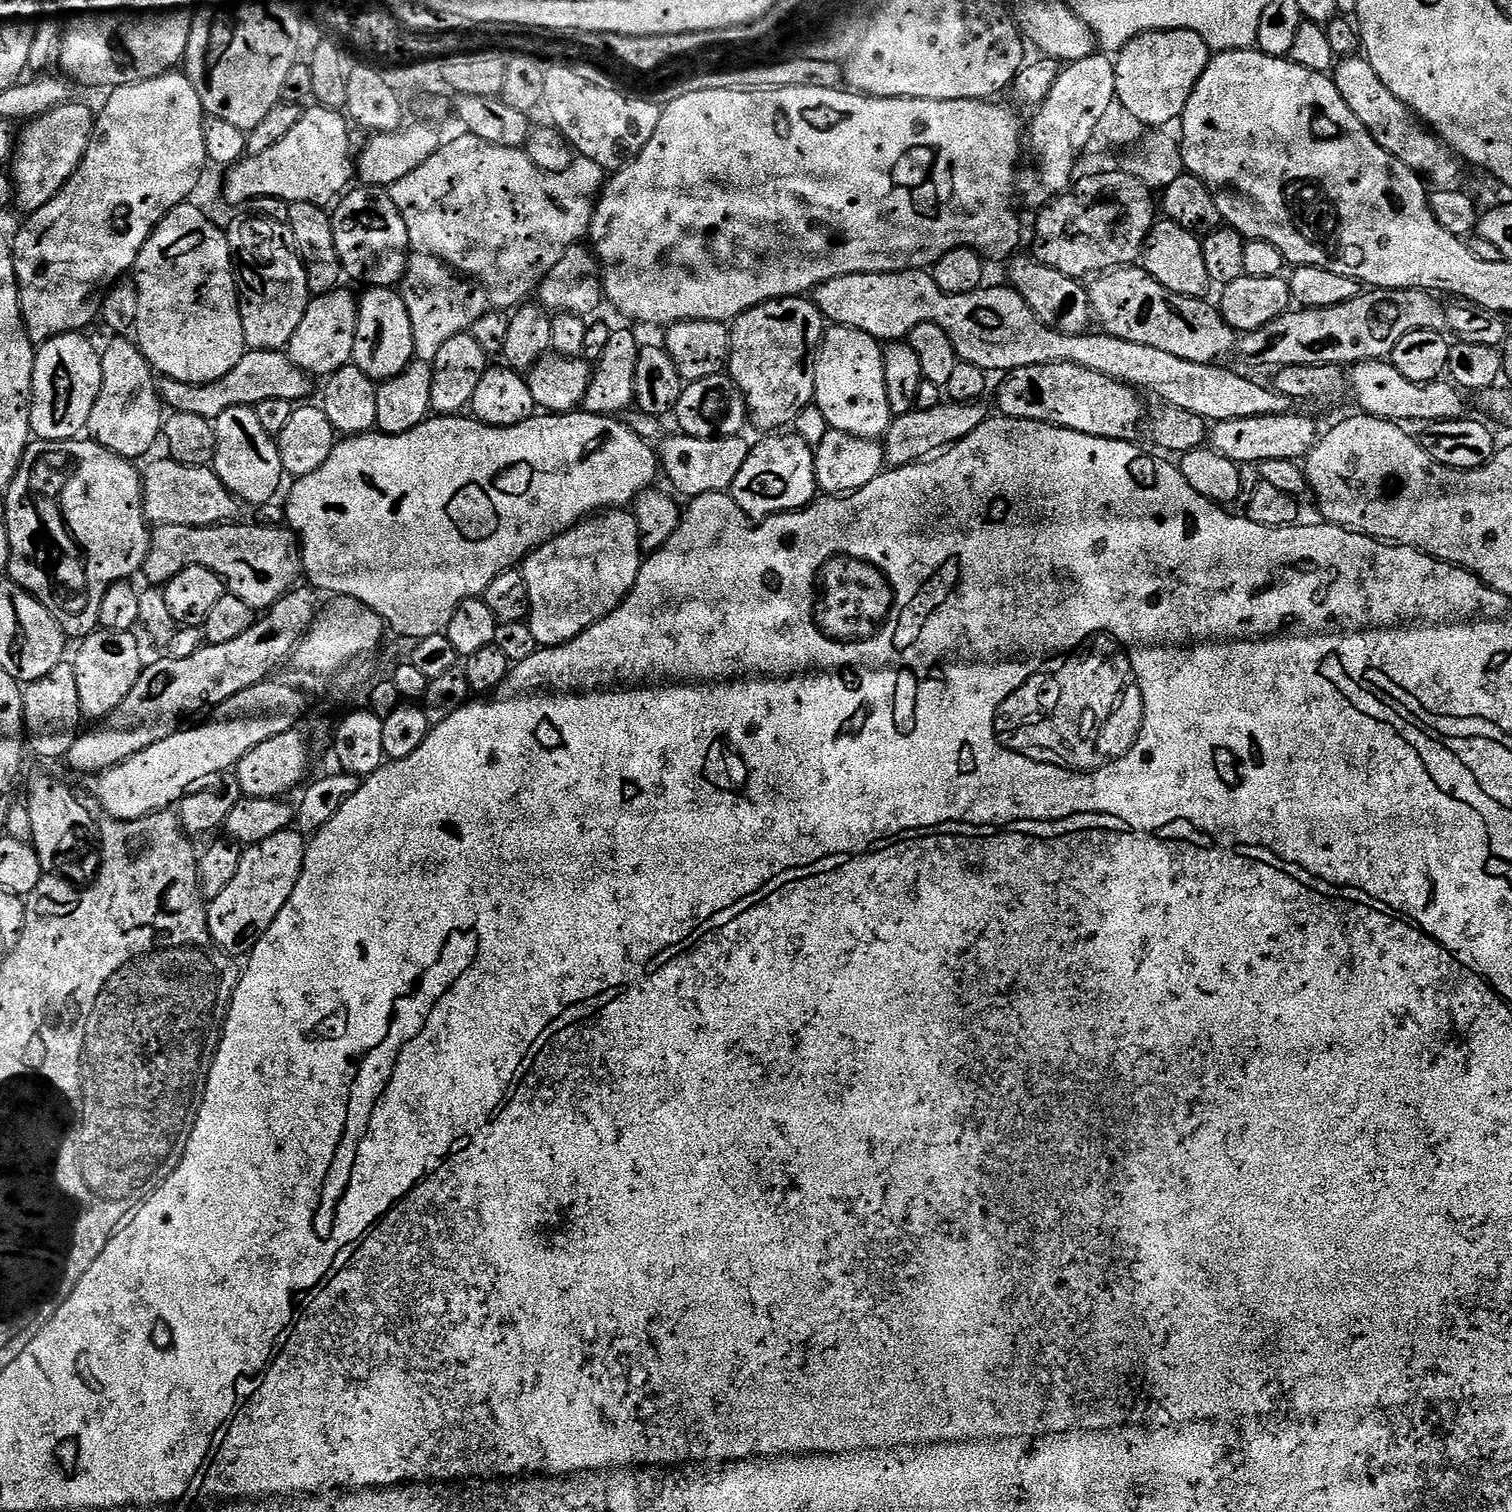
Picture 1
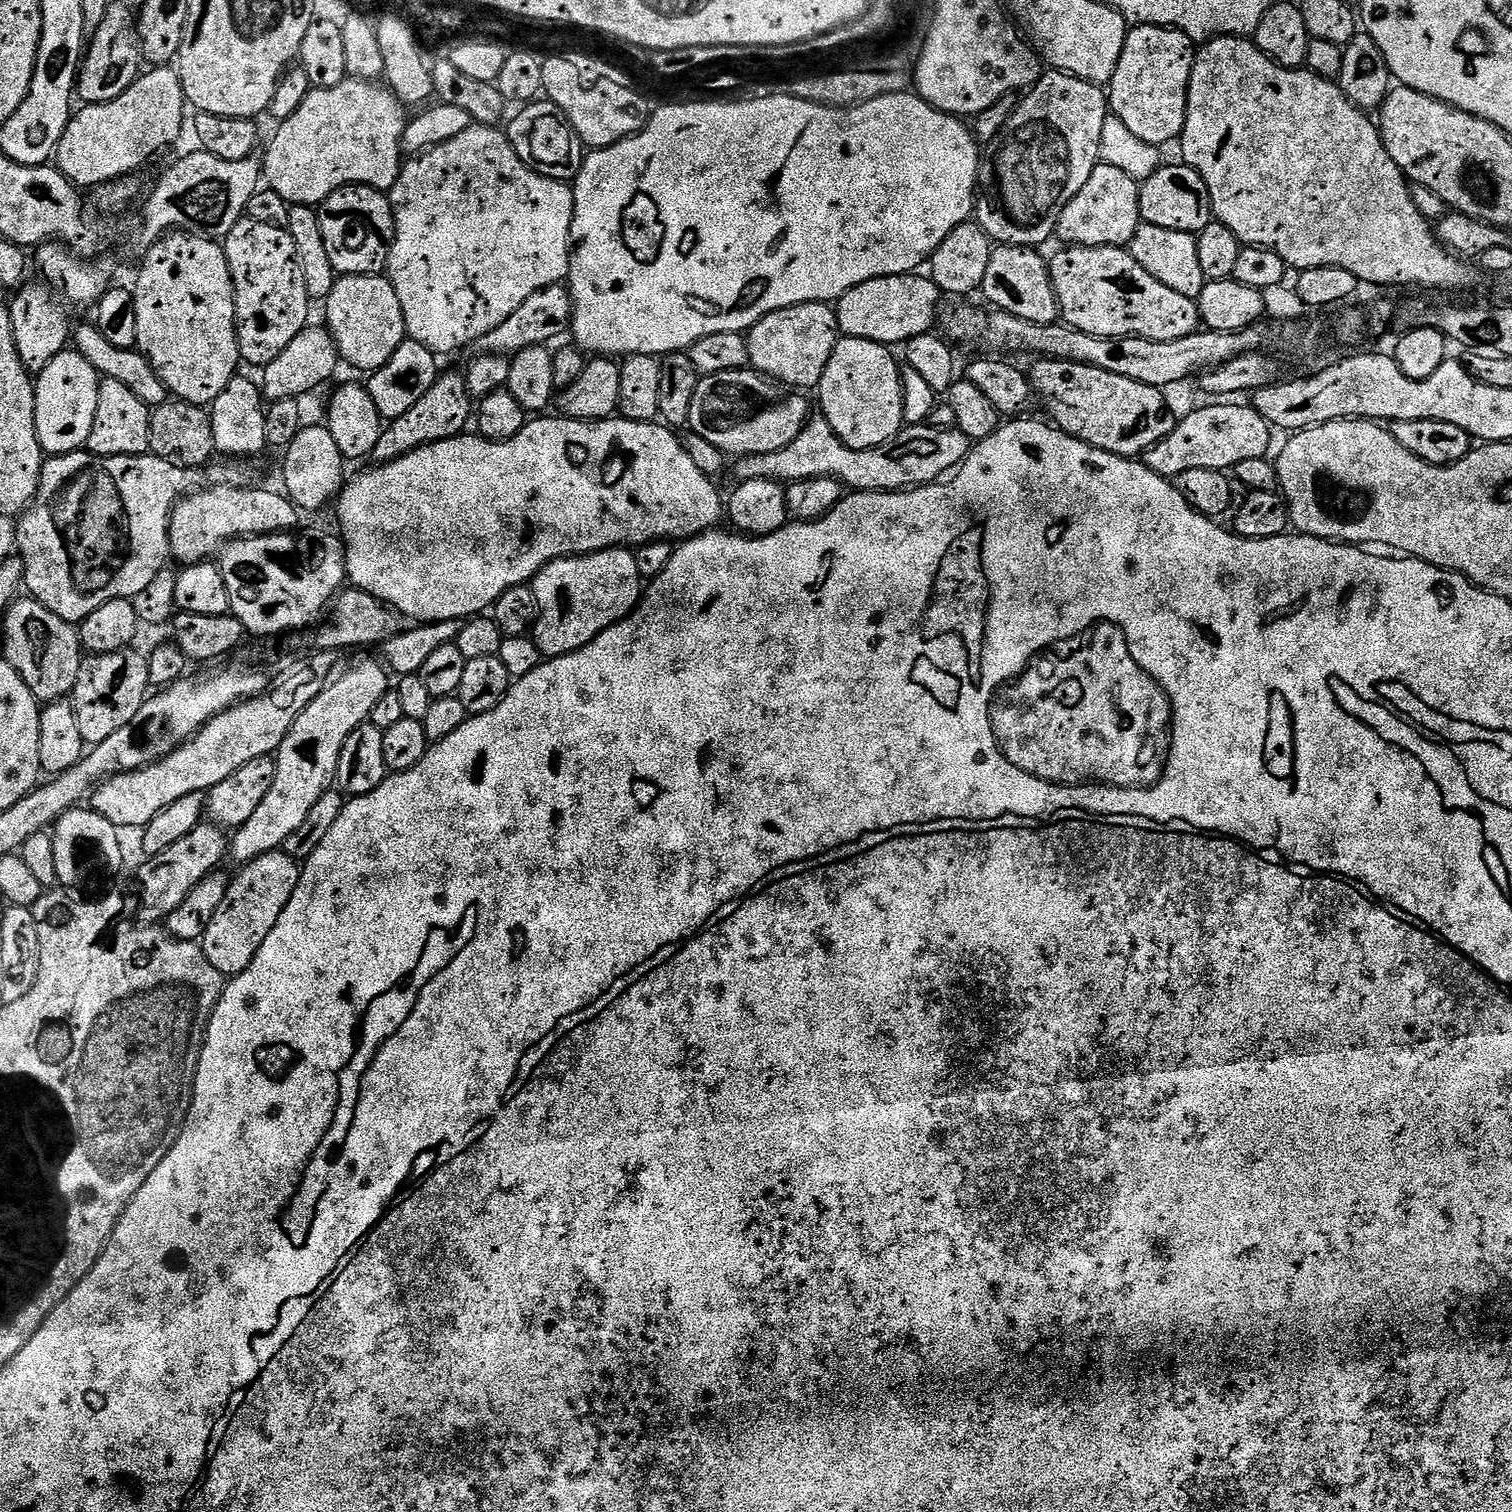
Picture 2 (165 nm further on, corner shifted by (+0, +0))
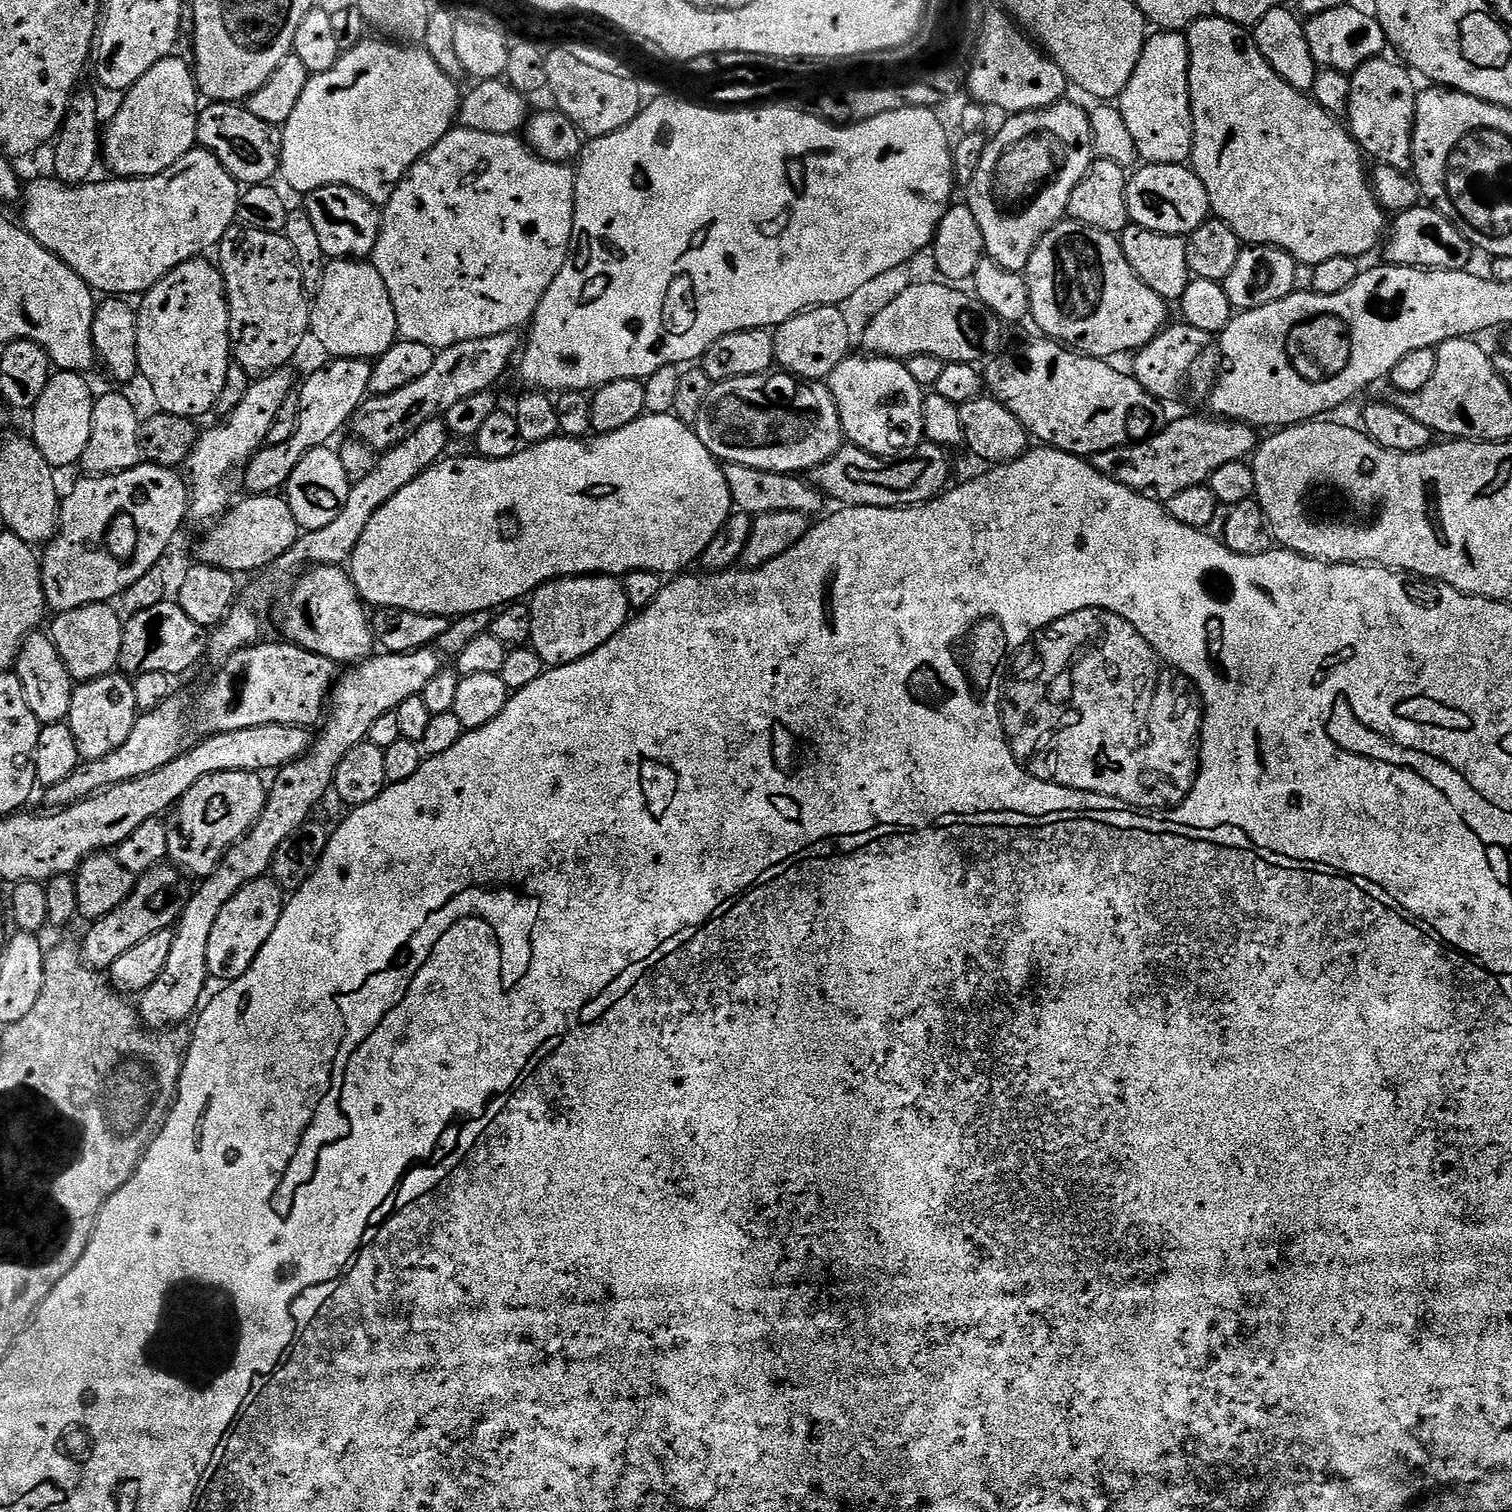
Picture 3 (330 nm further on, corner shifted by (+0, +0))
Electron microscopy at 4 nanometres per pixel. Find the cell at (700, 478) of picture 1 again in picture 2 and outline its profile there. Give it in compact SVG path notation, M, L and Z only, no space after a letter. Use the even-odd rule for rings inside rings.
M822 414L809 415L804 428L782 450L774 450L770 454L754 454L753 456L741 456L736 463L736 480L778 480L781 482L795 482L797 480L817 480L827 476L830 480L838 480L845 489L858 492L898 492L915 488L921 484L935 484L945 474L951 473L960 467L960 463L968 457L970 441L966 434L958 430L948 428L931 428L931 423L914 424L901 428L893 440L887 440L873 448L851 448L846 446L834 434L830 422Z

